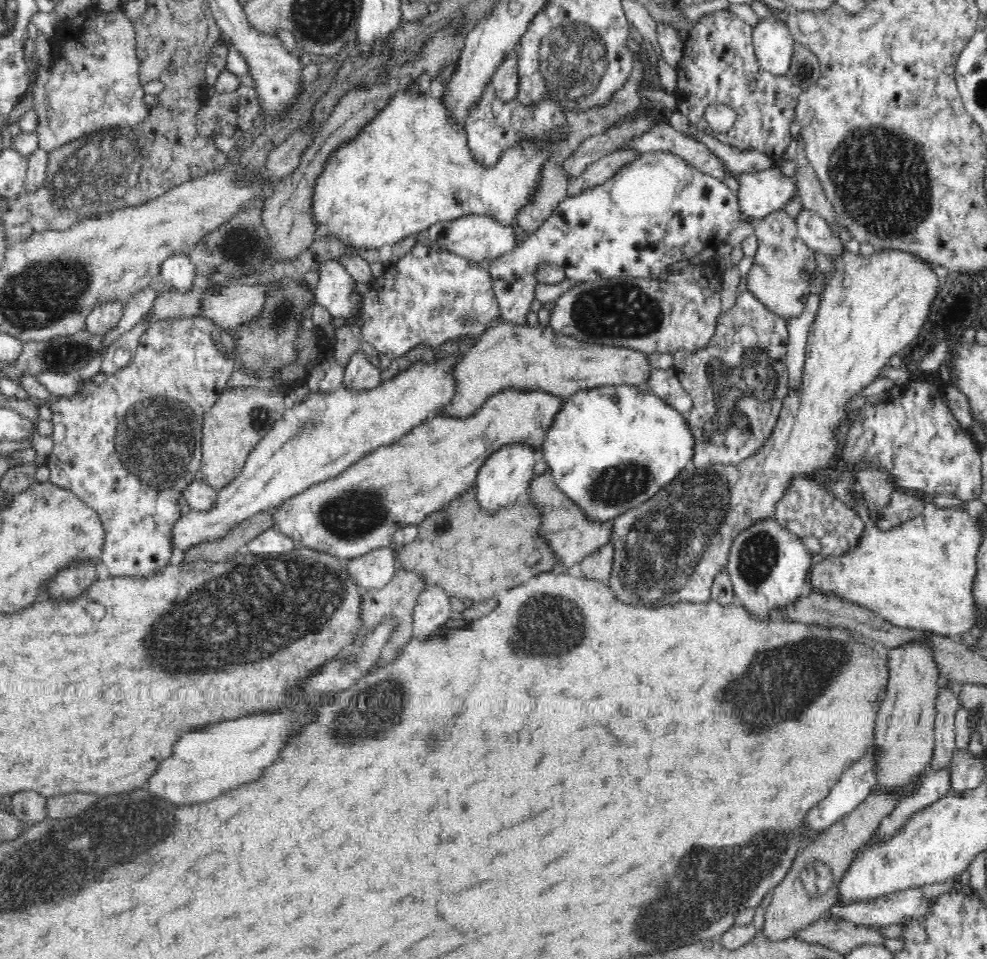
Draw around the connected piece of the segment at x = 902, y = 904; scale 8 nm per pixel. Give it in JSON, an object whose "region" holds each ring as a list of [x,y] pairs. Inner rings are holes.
{"region":[[[948,880],[942,884],[935,883],[931,885],[924,885],[917,888],[907,888],[889,895],[882,895],[875,899],[864,899],[863,901],[838,901],[831,909],[828,910],[827,916],[832,919],[842,920],[844,922],[851,922],[858,926],[889,926],[898,924],[902,919],[908,918],[910,915],[917,917],[921,915],[929,905],[940,893],[944,891],[951,891],[956,884],[956,880]]]}

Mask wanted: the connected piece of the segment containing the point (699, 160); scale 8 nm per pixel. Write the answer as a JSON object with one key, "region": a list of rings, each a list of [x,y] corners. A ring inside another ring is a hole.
{"region":[[[663,123],[656,125],[642,136],[630,140],[624,147],[634,147],[640,151],[640,154],[648,151],[672,151],[682,155],[688,163],[696,165],[700,171],[719,179],[726,176],[735,178],[739,175],[730,171],[726,159],[716,155],[706,143],[679,132],[672,125]]]}

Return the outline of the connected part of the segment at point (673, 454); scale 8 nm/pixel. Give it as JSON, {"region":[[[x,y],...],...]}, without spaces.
{"region":[[[634,385],[599,386],[565,399],[540,447],[556,486],[578,503],[590,519],[607,521],[655,496],[693,462],[696,439],[688,419],[660,395]]]}

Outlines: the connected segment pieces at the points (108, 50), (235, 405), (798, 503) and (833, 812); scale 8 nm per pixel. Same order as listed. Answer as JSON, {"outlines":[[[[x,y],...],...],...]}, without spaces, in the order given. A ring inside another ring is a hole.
{"outlines":[[[[88,6],[84,11],[74,15],[72,18],[68,17],[61,19],[60,26],[58,28],[59,36],[55,37],[52,41],[52,53],[50,66],[44,66],[40,64],[40,56],[38,56],[38,50],[36,50],[36,43],[29,36],[24,39],[23,47],[21,48],[21,53],[25,62],[25,70],[29,74],[29,83],[26,92],[32,96],[32,108],[36,112],[37,127],[35,133],[38,134],[39,147],[46,151],[54,150],[56,147],[62,146],[64,143],[71,141],[73,138],[82,137],[83,134],[91,133],[92,130],[98,129],[110,129],[112,127],[130,127],[133,128],[134,125],[141,121],[147,115],[148,108],[143,100],[144,89],[142,89],[143,82],[139,77],[139,60],[137,57],[136,48],[136,30],[139,28],[139,23],[132,20],[132,17],[125,12],[124,8],[120,7],[118,10],[110,10],[110,12],[100,12],[96,6]]],[[[256,386],[230,387],[224,389],[216,402],[204,413],[202,427],[202,456],[199,466],[200,472],[205,483],[214,491],[218,492],[232,482],[234,477],[244,470],[246,460],[252,452],[252,449],[268,434],[268,431],[274,426],[277,420],[282,418],[284,409],[288,401],[282,393],[274,393],[266,388]]],[[[796,473],[783,495],[776,501],[773,514],[776,520],[792,533],[798,535],[810,554],[822,558],[840,558],[856,550],[862,542],[866,524],[854,507],[834,494],[827,484]]],[[[870,748],[867,756],[856,762],[856,766],[850,766],[846,774],[842,774],[844,778],[840,778],[840,782],[830,788],[828,798],[820,802],[820,806],[816,806],[807,822],[807,826],[811,826],[813,830],[812,836],[832,826],[836,820],[852,812],[857,804],[870,796],[871,788],[875,786],[872,754],[874,749]]]]}

